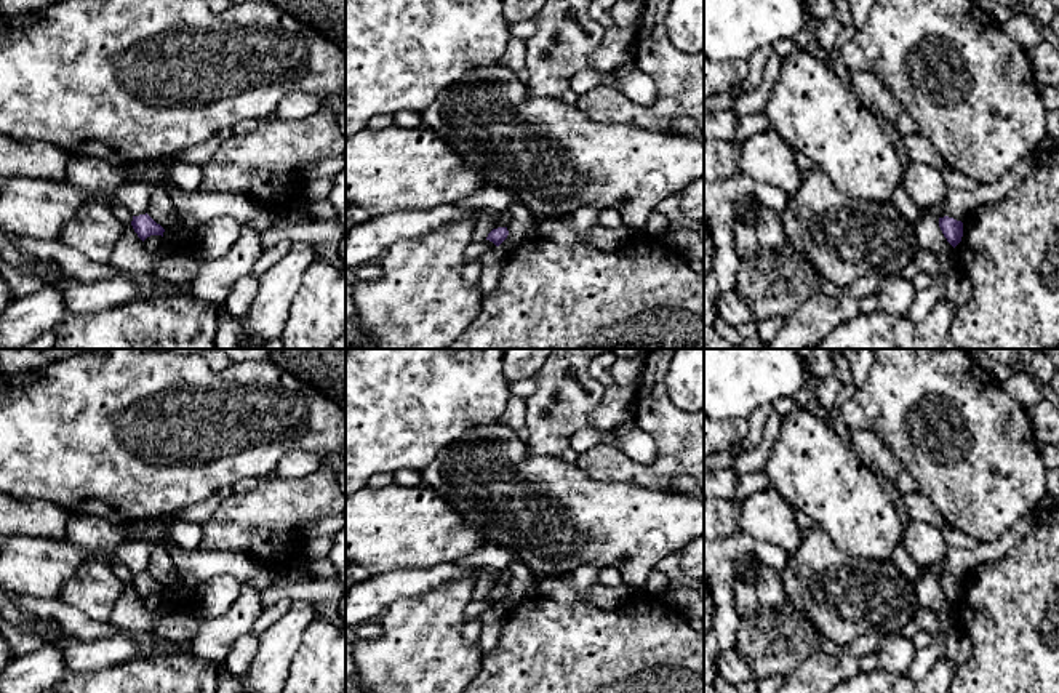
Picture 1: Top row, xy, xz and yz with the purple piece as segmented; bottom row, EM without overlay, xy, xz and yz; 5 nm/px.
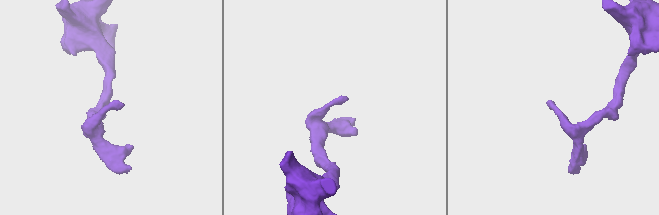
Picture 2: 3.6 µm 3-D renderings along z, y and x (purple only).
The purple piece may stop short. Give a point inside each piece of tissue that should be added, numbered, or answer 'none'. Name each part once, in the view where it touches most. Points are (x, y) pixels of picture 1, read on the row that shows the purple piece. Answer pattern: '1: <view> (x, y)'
none

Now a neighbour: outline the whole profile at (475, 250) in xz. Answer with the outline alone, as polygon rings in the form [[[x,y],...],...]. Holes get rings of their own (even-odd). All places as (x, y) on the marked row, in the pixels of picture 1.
[[[490,240],[472,242],[464,254],[464,266],[470,261],[480,259],[486,251],[493,250],[496,245]]]

